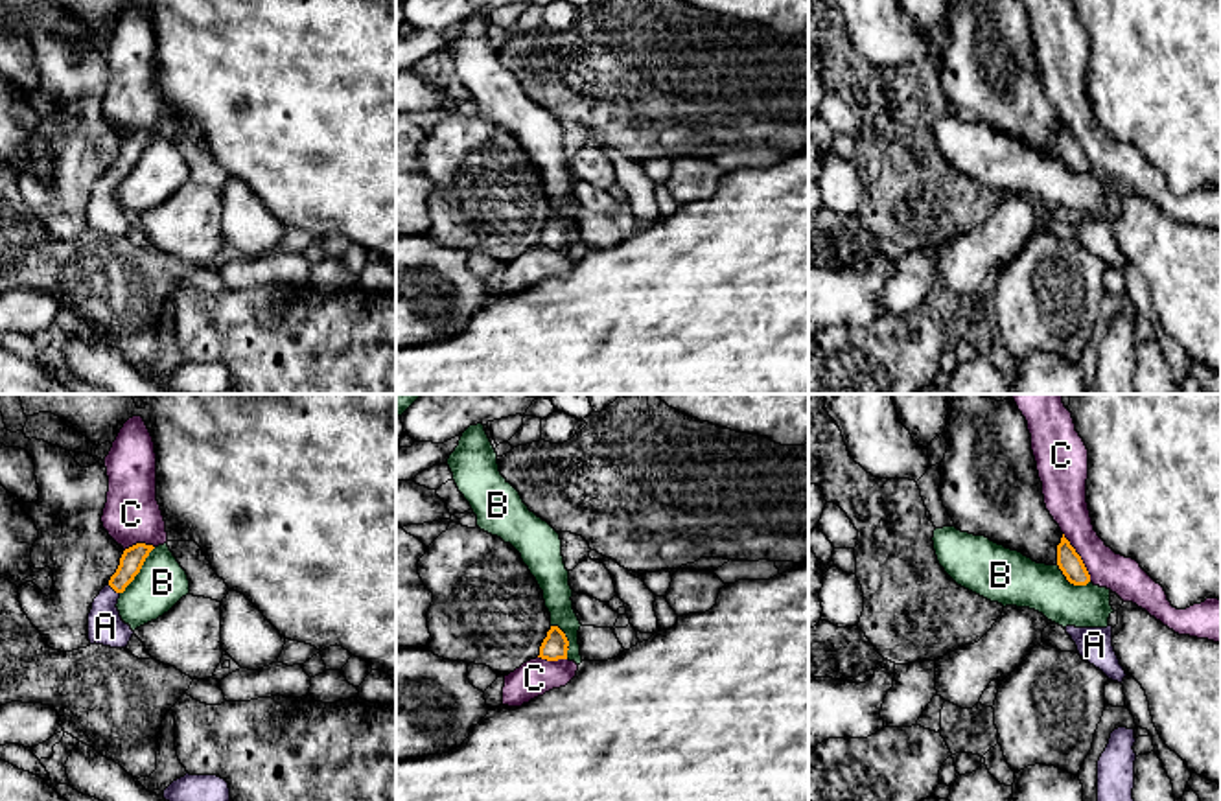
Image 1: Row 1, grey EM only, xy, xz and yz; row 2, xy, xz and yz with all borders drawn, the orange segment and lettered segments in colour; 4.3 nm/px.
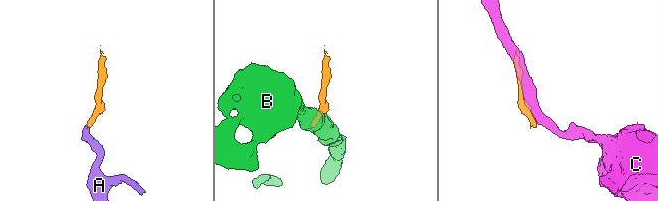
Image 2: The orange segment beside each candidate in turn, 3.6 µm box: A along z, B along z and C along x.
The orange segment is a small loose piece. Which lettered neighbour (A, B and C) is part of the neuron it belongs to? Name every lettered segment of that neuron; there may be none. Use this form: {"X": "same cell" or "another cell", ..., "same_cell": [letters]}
{"A": "same cell", "B": "another cell", "C": "another cell", "same_cell": ["A"]}

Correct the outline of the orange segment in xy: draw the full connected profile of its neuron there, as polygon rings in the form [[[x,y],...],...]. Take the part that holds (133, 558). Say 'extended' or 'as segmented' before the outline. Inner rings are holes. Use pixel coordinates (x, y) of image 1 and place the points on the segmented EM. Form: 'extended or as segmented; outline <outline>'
extended; outline [[[136,543],[123,551],[116,573],[92,602],[88,613],[90,644],[96,643],[110,648],[127,648],[134,632],[122,621],[116,604],[125,587],[140,573],[153,549],[153,545]]]

